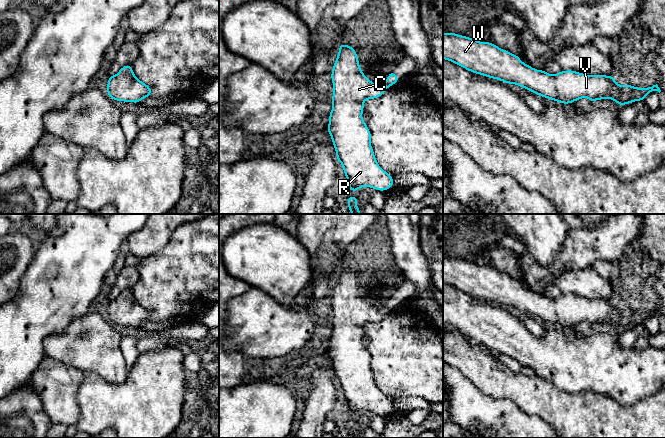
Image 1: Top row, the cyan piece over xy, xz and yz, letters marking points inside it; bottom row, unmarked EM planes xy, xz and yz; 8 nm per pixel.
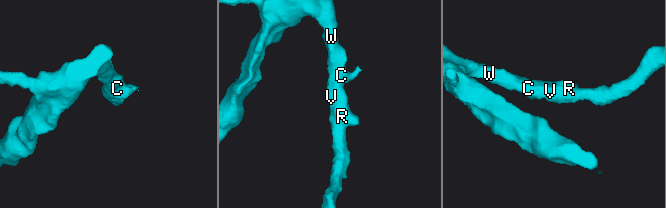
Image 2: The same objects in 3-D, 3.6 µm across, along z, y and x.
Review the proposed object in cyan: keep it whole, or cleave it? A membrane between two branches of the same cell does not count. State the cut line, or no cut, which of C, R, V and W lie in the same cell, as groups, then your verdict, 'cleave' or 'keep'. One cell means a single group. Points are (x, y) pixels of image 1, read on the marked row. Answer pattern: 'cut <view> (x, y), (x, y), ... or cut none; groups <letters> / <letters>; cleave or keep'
cut none; groups C R V W; keep

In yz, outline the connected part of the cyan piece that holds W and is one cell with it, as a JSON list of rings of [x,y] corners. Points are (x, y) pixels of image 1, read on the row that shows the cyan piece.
[[[453,32],[443,33],[443,59],[472,73],[506,84],[516,84],[539,96],[567,105],[586,97],[591,102],[610,98],[623,106],[638,100],[644,101],[652,91],[661,92],[657,84],[646,89],[627,83],[618,85],[615,77],[608,75],[586,75],[573,70],[552,75],[534,69],[523,63],[518,55],[491,42],[479,42]]]

